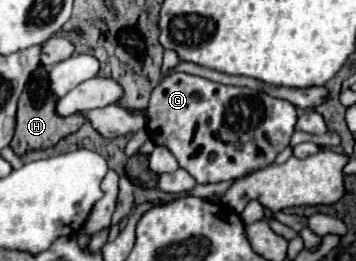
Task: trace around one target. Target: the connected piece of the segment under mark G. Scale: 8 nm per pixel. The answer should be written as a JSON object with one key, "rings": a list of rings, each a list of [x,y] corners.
{"rings":[[[172,72],[162,78],[162,82],[152,90],[148,108],[146,108],[146,128],[150,140],[156,146],[168,148],[180,168],[188,170],[198,184],[236,180],[248,172],[270,166],[276,156],[290,144],[290,136],[296,124],[296,108],[280,98],[272,98],[266,92],[216,84],[204,80],[202,76],[188,76],[186,72]]]}

